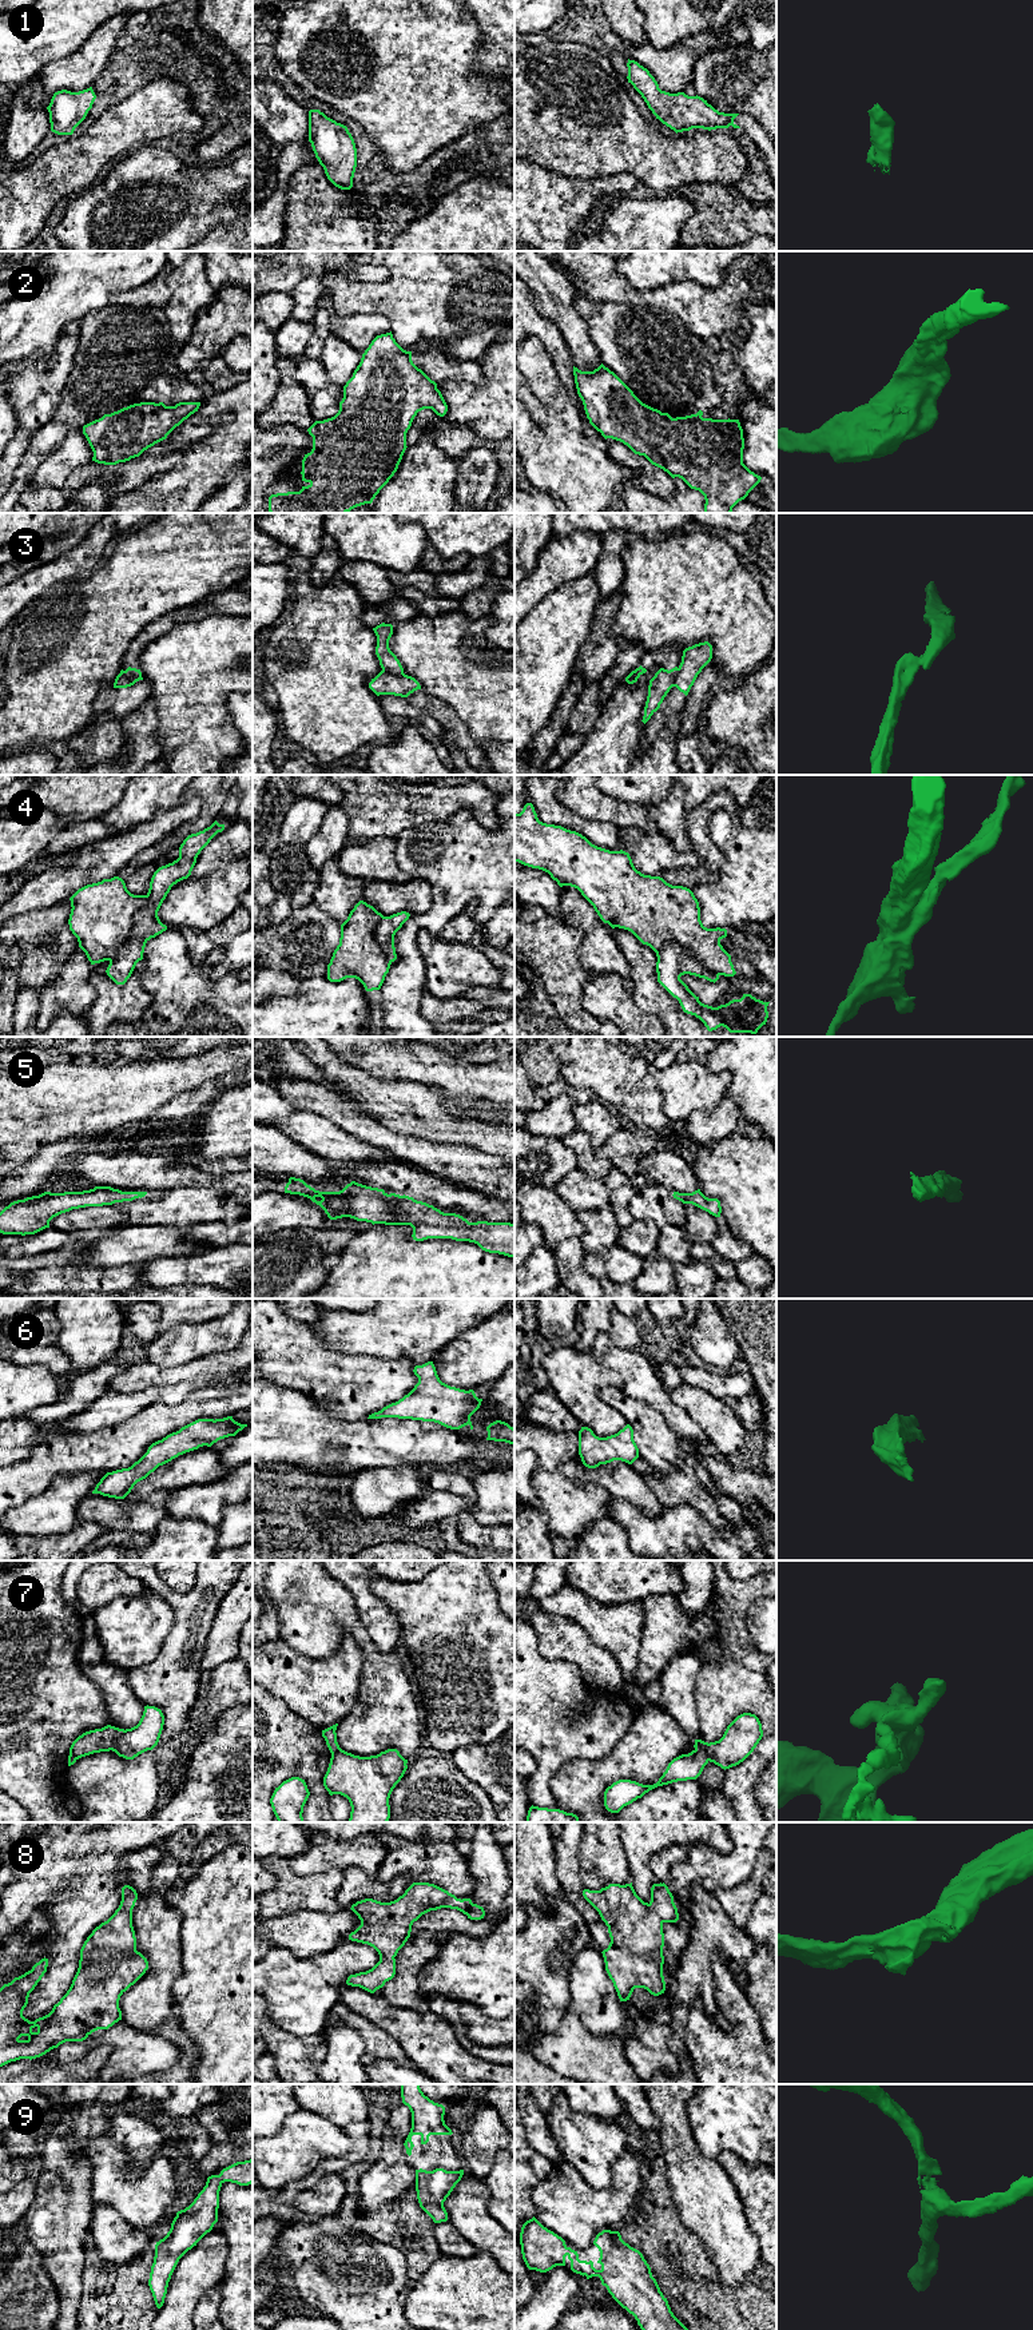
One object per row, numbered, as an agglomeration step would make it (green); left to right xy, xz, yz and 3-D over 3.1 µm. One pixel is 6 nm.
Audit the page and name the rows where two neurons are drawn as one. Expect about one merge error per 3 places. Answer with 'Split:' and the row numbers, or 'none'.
Split: 3, 4, 7

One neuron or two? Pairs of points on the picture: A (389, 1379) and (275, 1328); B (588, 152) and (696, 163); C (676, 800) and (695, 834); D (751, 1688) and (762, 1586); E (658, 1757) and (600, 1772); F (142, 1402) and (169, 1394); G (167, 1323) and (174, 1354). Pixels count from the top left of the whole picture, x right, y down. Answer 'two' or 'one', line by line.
A: one
B: one
C: two
D: one
E: one
F: one
G: two

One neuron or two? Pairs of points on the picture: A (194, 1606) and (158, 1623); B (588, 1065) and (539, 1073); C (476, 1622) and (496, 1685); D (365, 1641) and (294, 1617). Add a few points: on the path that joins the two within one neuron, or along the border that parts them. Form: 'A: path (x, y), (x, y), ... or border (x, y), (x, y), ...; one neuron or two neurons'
A: border (154, 1591), (173, 1611), (173, 1627), (162, 1645); two neurons
B: border (553, 1050), (559, 1060), (560, 1076); two neurons
C: path (476, 1638), (476, 1665), (480, 1669); one neuron
D: path (348, 1623), (341, 1617), (312, 1617); one neuron

